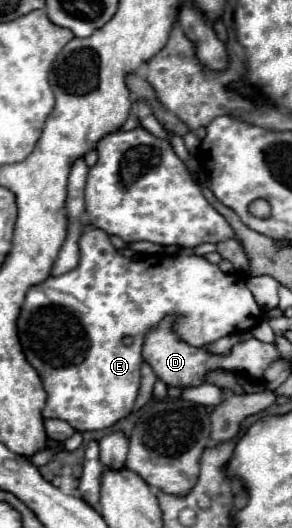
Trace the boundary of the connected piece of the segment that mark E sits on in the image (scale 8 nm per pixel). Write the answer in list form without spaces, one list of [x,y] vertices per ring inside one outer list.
[[[84,225],[84,231],[82,231],[82,237],[80,237],[80,265],[70,271],[70,273],[64,273],[60,277],[48,277],[44,283],[40,285],[34,285],[30,287],[30,291],[26,293],[26,301],[22,305],[22,311],[20,311],[20,317],[18,317],[18,337],[20,337],[20,343],[22,343],[22,349],[26,345],[26,359],[28,363],[38,371],[38,375],[42,377],[42,383],[44,383],[44,389],[48,393],[48,401],[46,401],[46,407],[42,411],[44,419],[62,419],[66,423],[70,423],[76,431],[100,431],[100,429],[110,429],[112,425],[116,425],[120,419],[124,419],[126,415],[130,415],[132,407],[134,407],[134,399],[136,399],[136,393],[138,393],[138,385],[140,385],[140,365],[142,365],[142,343],[144,343],[144,333],[154,327],[164,315],[168,313],[180,313],[182,315],[182,339],[194,347],[202,347],[202,345],[208,345],[208,343],[214,343],[216,339],[224,337],[224,335],[230,335],[230,333],[244,333],[244,331],[250,331],[252,327],[256,327],[264,313],[262,309],[256,305],[250,289],[246,287],[246,281],[242,275],[238,273],[222,273],[218,265],[210,263],[206,257],[200,257],[200,255],[178,255],[174,259],[168,259],[168,261],[160,261],[158,257],[144,257],[144,259],[126,259],[122,257],[122,265],[120,263],[114,263],[112,259],[120,259],[122,255],[114,249],[114,245],[110,243],[110,237],[100,231],[100,229],[94,229],[92,225]]]

